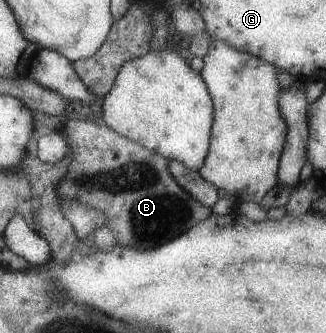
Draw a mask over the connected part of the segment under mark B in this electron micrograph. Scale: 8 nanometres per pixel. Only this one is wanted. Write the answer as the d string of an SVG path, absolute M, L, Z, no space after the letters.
M70 116L66 122L64 133L70 140L73 159L72 166L68 166L72 169L64 178L64 183L57 187L60 197L65 196L67 199L77 200L87 209L96 209L98 214L108 216L110 218L108 226L116 232L116 240L120 244L132 244L136 248L150 248L180 236L212 214L211 207L196 200L176 180L169 167L170 159L117 133L102 121L94 117L74 119L73 116Z

